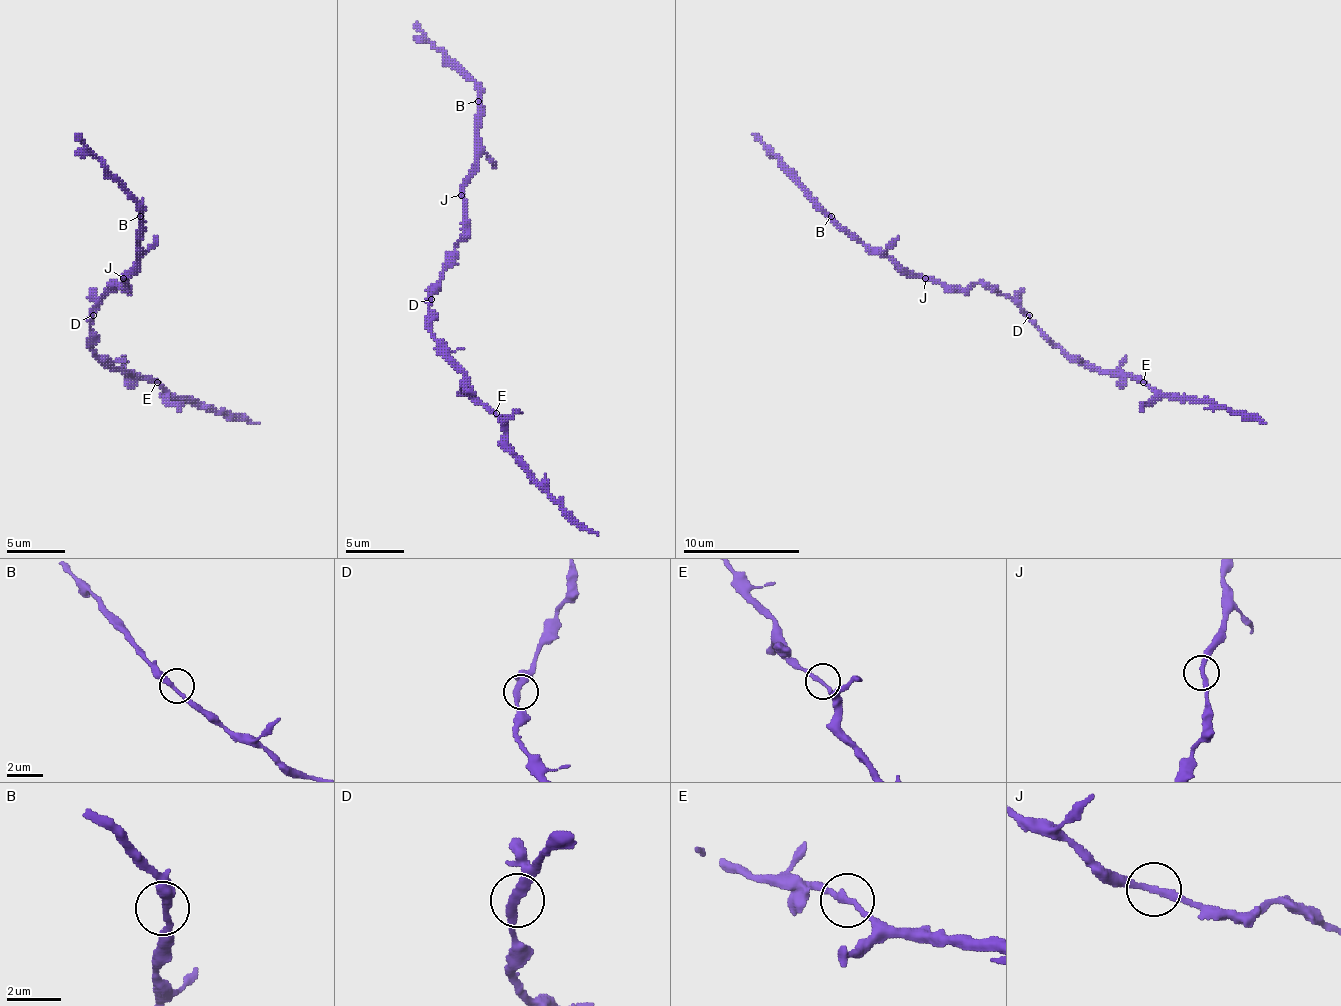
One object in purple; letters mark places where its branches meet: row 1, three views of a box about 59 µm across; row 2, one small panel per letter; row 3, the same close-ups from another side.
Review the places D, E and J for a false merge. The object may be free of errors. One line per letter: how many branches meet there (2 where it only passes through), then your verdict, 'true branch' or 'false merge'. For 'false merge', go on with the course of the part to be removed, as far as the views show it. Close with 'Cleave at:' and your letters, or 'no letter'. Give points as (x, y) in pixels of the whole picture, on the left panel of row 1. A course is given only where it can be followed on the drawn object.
D: 2 branches meet; true branch
E: 2 branches meet; true branch
J: 2 branches meet; true branch
Cleave at: no letter

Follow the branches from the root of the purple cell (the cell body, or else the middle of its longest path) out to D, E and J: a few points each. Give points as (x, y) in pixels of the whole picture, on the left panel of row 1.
D: (99, 300), (93, 315)
E: (99, 300), (99, 309), (93, 315), (90, 327), (90, 347), (105, 362), (157, 382)
J: (99, 300), (116, 283), (125, 289), (122, 277)

